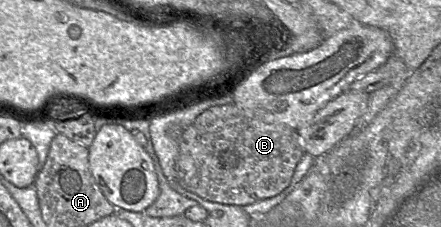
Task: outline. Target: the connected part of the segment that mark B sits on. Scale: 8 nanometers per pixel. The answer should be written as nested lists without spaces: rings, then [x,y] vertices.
[[[226,104],[205,110],[184,129],[176,171],[181,186],[202,199],[245,206],[282,192],[303,155],[296,130],[248,117],[235,104]]]

